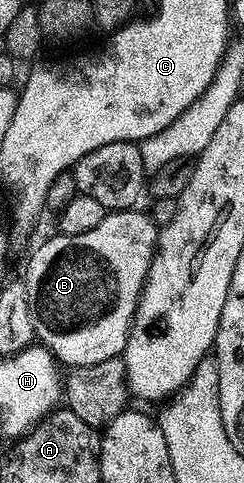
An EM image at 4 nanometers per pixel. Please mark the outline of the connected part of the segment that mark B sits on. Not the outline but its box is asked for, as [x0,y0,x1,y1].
[21,208,159,367]

